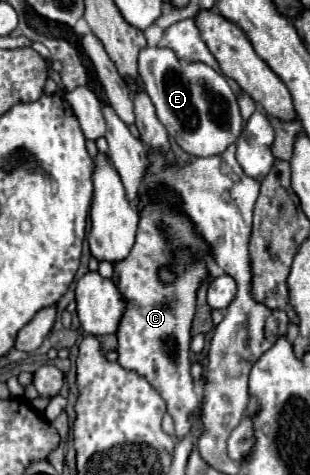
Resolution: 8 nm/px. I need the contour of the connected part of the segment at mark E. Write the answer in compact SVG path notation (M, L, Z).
M144 48L138 58L138 74L156 108L158 120L184 152L198 158L210 158L238 142L244 132L244 120L236 94L220 72L212 70L208 64L180 62L168 48Z

